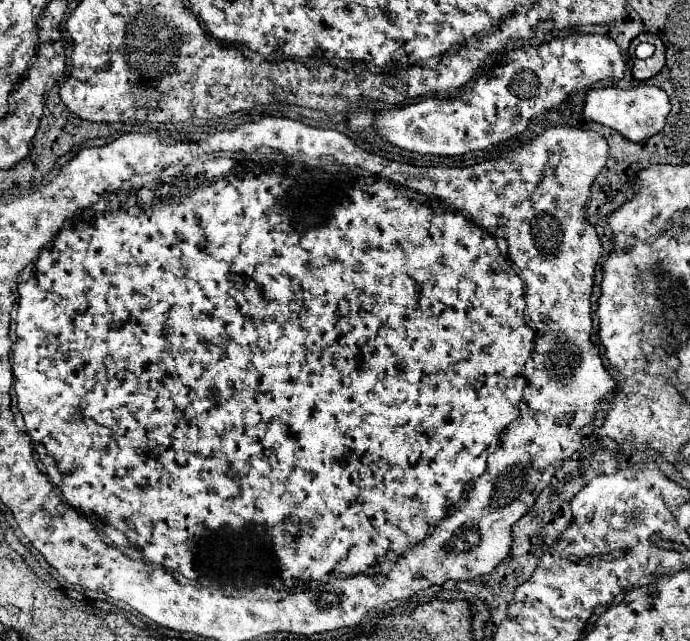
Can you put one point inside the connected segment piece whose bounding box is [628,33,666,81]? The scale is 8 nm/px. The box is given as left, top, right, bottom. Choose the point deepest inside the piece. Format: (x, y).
(642, 70)

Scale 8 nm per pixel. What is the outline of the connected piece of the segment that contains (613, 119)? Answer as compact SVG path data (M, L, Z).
M606 87L606 89L590 89L584 103L584 117L606 125L620 135L624 135L628 141L644 143L646 139L660 133L666 125L666 115L670 113L670 101L668 95L658 87L632 87L632 89L620 89L620 87Z

